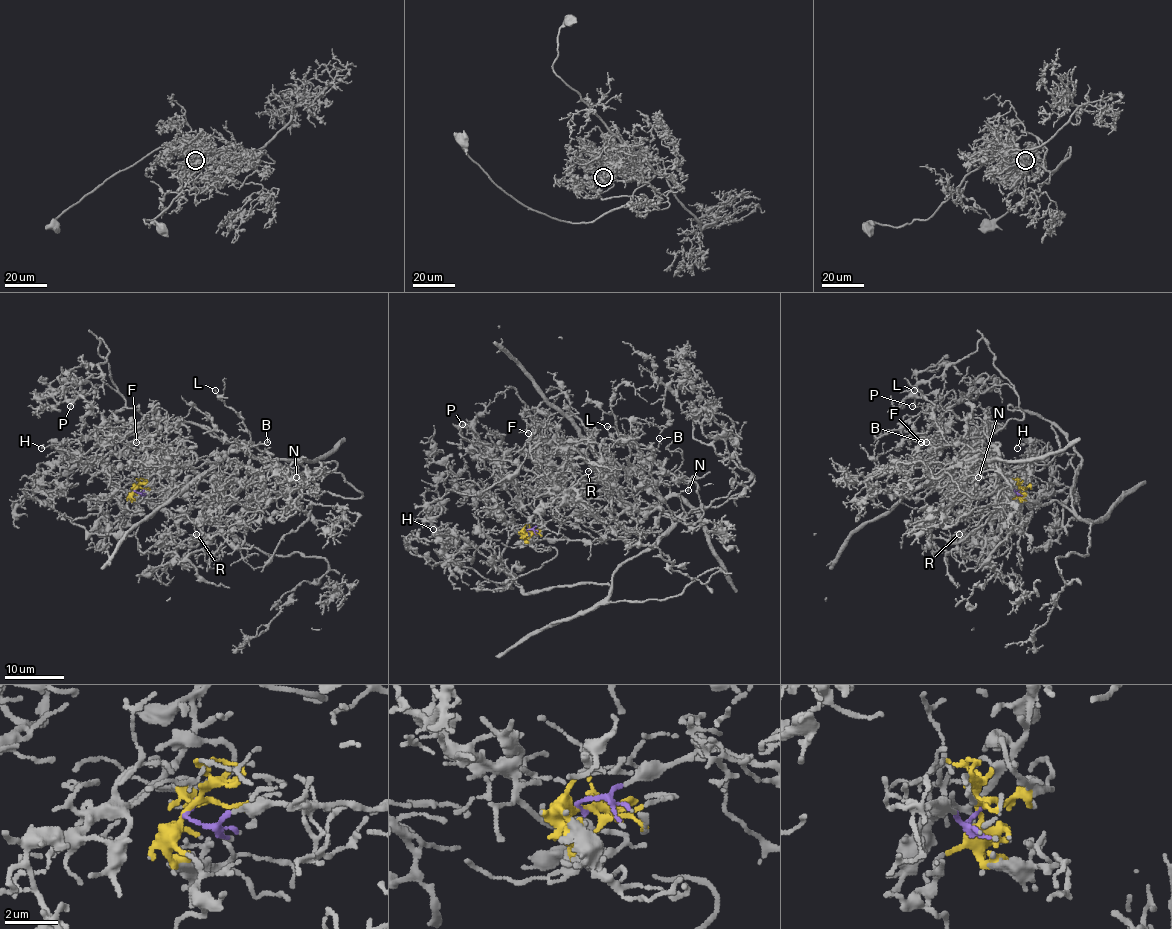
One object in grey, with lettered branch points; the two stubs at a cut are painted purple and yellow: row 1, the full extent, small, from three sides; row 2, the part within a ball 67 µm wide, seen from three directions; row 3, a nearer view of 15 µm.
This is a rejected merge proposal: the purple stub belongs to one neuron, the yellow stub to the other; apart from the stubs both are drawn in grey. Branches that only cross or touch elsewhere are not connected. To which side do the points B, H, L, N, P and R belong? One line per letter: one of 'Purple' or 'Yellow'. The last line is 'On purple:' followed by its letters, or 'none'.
B: Purple
H: Yellow
L: Purple
N: Purple
P: Yellow
R: Purple
On purple: B, L, N, R

